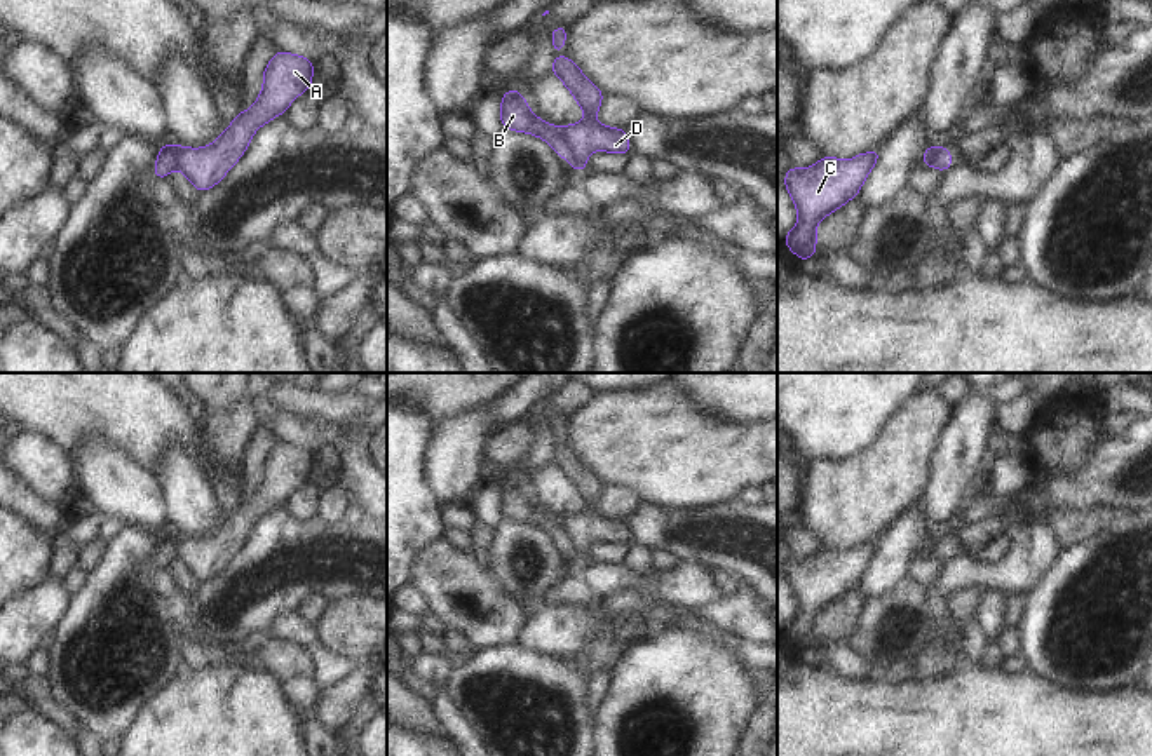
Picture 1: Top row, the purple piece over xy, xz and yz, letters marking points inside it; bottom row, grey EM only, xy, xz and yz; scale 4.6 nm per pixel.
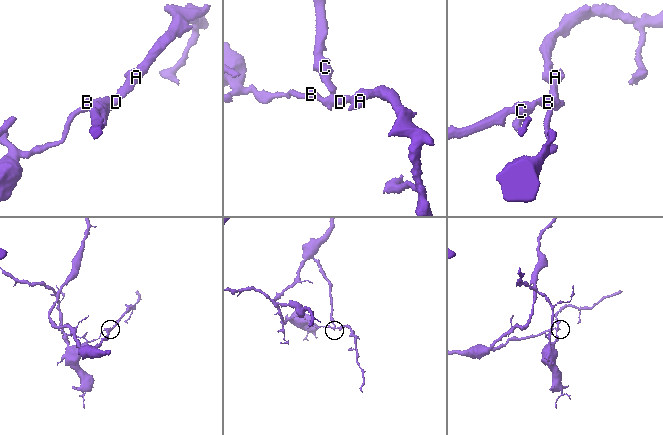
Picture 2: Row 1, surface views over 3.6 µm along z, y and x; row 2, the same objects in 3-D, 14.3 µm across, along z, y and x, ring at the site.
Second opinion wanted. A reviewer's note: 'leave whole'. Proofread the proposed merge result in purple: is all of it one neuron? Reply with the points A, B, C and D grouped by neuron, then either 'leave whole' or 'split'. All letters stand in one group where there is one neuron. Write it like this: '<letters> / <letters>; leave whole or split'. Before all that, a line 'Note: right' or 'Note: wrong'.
Note: wrong
A C D / B; split

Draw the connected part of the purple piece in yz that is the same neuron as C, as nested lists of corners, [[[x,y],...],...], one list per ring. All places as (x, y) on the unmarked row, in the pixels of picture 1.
[[[880,540],[859,543],[852,550],[823,547],[809,559],[791,557],[784,575],[798,601],[796,617],[786,624],[784,634],[800,648],[816,643],[816,615],[840,599],[847,591],[857,587],[870,559],[877,554]]]

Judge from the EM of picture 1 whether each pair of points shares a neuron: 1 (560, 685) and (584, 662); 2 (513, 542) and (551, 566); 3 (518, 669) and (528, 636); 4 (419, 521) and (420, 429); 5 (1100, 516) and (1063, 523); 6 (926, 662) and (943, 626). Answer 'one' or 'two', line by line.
1: two
2: one
3: two
4: one
5: one
6: one

